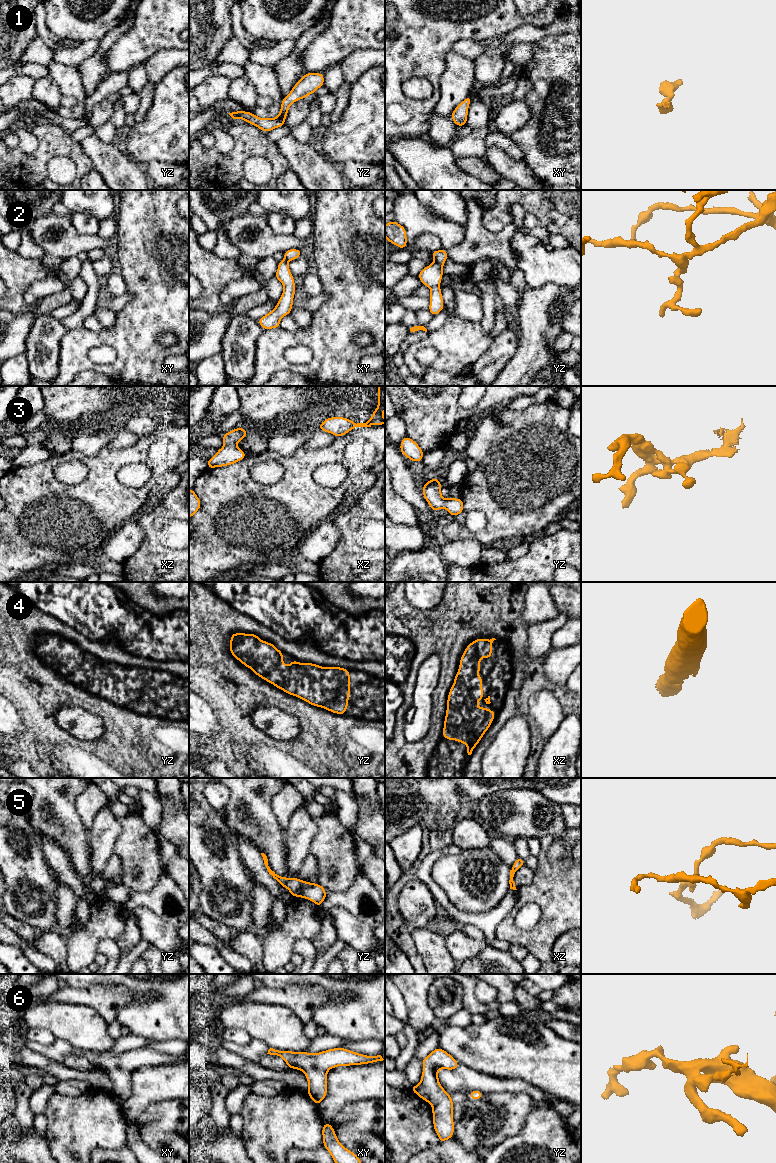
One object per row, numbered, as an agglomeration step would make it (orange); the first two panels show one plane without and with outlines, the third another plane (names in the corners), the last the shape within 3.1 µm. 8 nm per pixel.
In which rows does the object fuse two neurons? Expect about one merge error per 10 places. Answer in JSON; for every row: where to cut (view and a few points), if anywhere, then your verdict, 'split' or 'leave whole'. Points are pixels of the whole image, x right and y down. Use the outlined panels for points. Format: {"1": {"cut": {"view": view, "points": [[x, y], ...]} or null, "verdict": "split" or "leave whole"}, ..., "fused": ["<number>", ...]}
{"1": {"cut": null, "verdict": "leave whole"}, "2": {"cut": null, "verdict": "leave whole"}, "3": {"cut": null, "verdict": "leave whole"}, "4": {"cut": null, "verdict": "leave whole"}, "5": {"cut": null, "verdict": "leave whole"}, "6": {"cut": null, "verdict": "leave whole"}, "fused": []}

